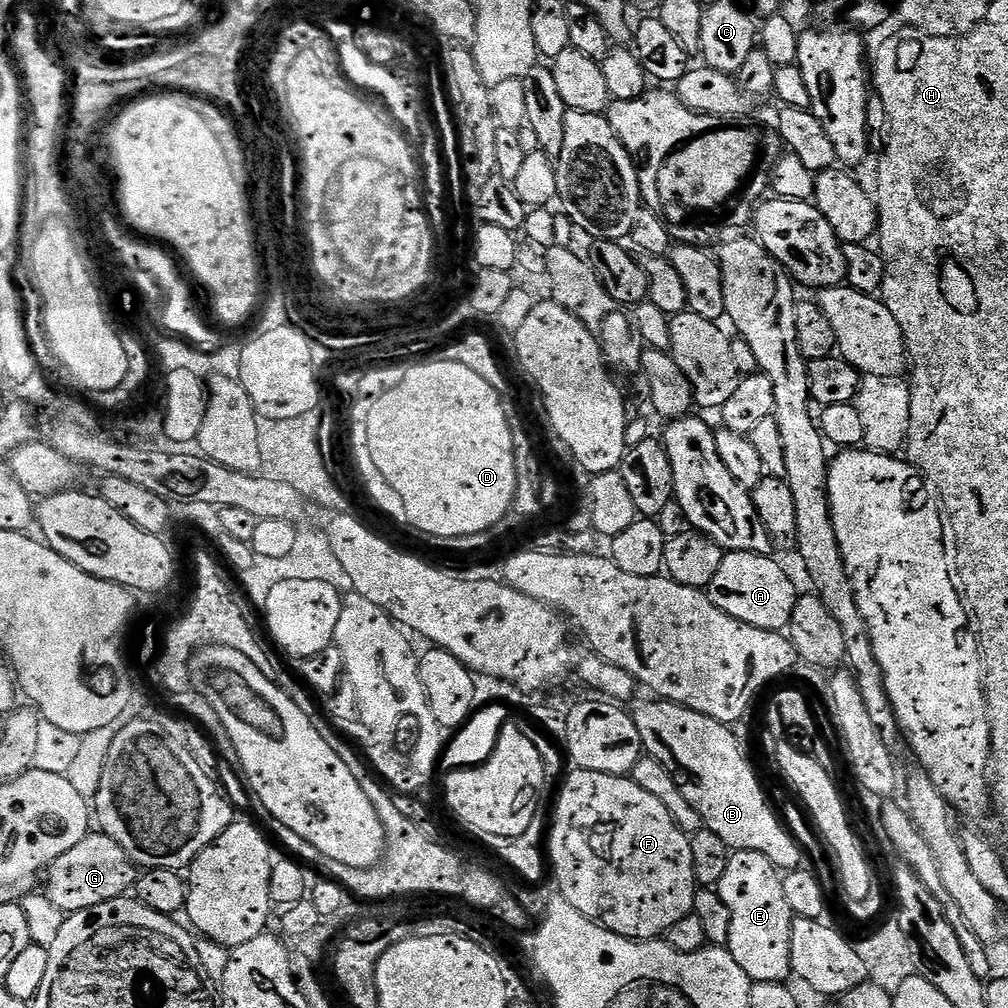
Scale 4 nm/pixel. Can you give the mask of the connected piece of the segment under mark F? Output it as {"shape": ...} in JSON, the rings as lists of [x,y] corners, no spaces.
{"shape":[[[585,768],[572,770],[572,773],[565,778],[564,785],[560,788],[560,797],[556,800],[556,817],[552,820],[552,828],[550,824],[546,852],[550,857],[551,871],[552,868],[556,871],[556,880],[560,883],[559,895],[566,902],[570,902],[570,906],[574,906],[574,910],[586,914],[586,918],[599,922],[603,928],[610,929],[614,934],[624,936],[628,940],[647,942],[663,937],[670,930],[670,926],[674,926],[681,918],[693,915],[692,907],[696,901],[698,885],[694,874],[694,854],[689,833],[680,829],[674,822],[670,810],[666,810],[666,806],[662,806],[662,802],[658,802],[658,798],[646,794],[646,790],[642,790],[642,786],[638,786],[628,776],[611,776]]]}

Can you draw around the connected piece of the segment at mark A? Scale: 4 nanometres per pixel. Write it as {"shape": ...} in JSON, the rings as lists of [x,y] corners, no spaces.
{"shape":[[[725,552],[718,574],[714,574],[706,589],[710,602],[730,618],[746,622],[767,632],[783,633],[792,621],[798,599],[796,584],[788,572],[772,556],[749,552]]]}

